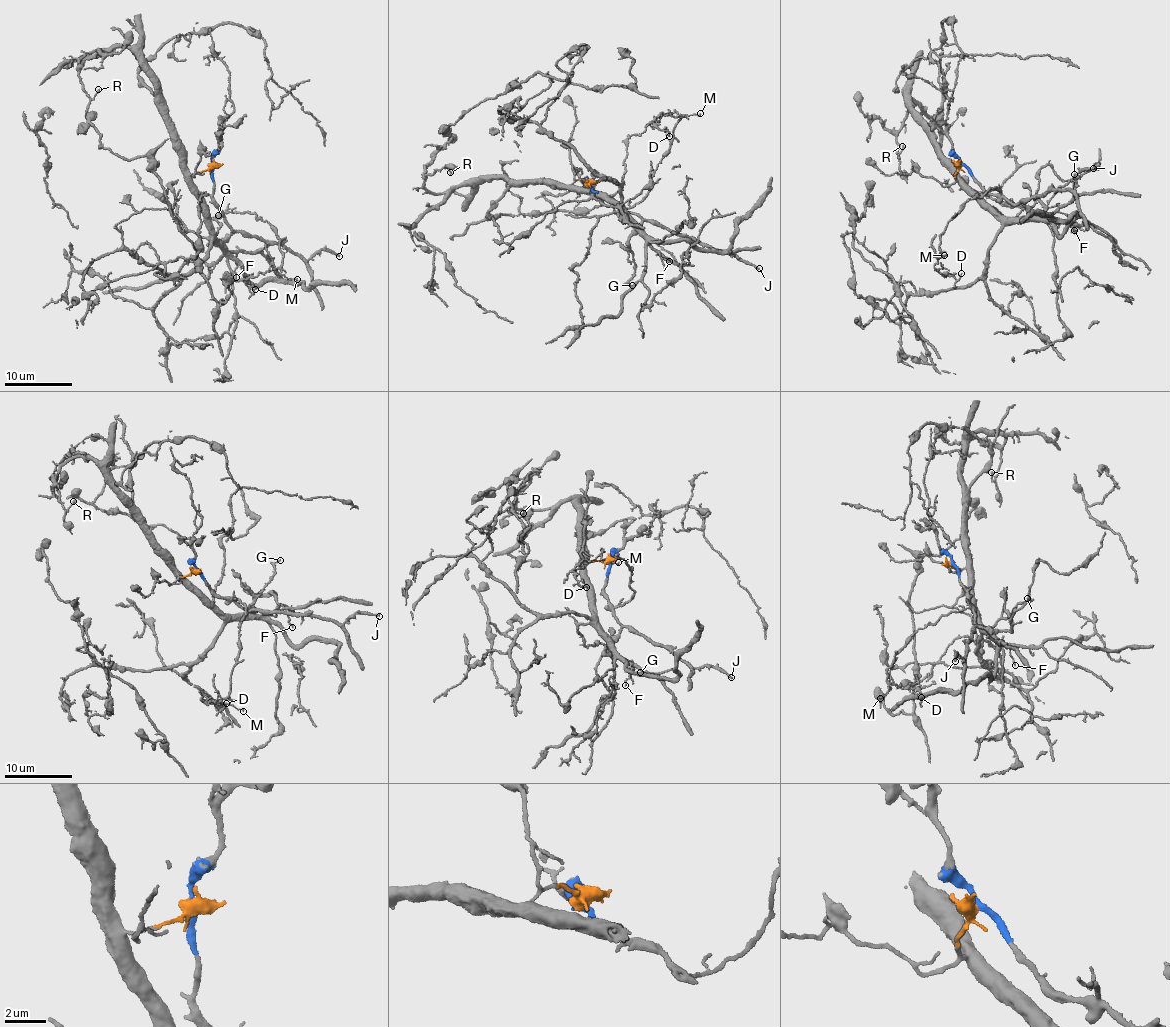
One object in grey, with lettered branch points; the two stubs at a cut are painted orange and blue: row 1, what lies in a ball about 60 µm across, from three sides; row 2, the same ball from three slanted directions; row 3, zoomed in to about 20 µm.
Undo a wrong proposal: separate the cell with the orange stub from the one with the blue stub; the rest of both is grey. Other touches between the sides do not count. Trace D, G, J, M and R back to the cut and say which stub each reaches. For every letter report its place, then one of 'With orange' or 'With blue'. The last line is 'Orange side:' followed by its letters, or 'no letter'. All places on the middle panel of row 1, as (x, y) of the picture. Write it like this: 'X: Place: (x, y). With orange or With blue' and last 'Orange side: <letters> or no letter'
D: Place: (669, 136). With blue
G: Place: (632, 285). With blue
J: Place: (759, 268). With blue
M: Place: (700, 113). With blue
R: Place: (450, 172). With orange
Orange side: R

